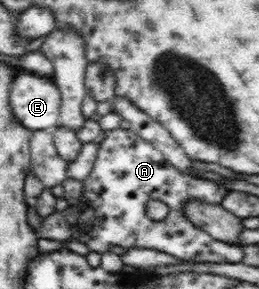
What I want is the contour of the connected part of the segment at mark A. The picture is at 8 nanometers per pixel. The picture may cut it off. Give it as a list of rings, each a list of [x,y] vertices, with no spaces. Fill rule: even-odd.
[[[119,128],[102,133],[106,138],[98,145],[92,171],[81,182],[84,183],[84,197],[88,199],[88,205],[104,221],[90,221],[90,225],[80,227],[84,235],[90,237],[80,237],[82,233],[76,233],[76,241],[87,245],[89,251],[100,254],[110,251],[112,245],[119,245],[125,249],[156,249],[172,257],[197,263],[242,261],[242,245],[230,245],[214,239],[208,232],[190,222],[182,210],[182,205],[190,199],[221,205],[228,189],[218,182],[180,172],[161,151],[131,130]],[[152,199],[168,206],[169,212],[163,220],[152,220],[146,214],[148,201]]]

